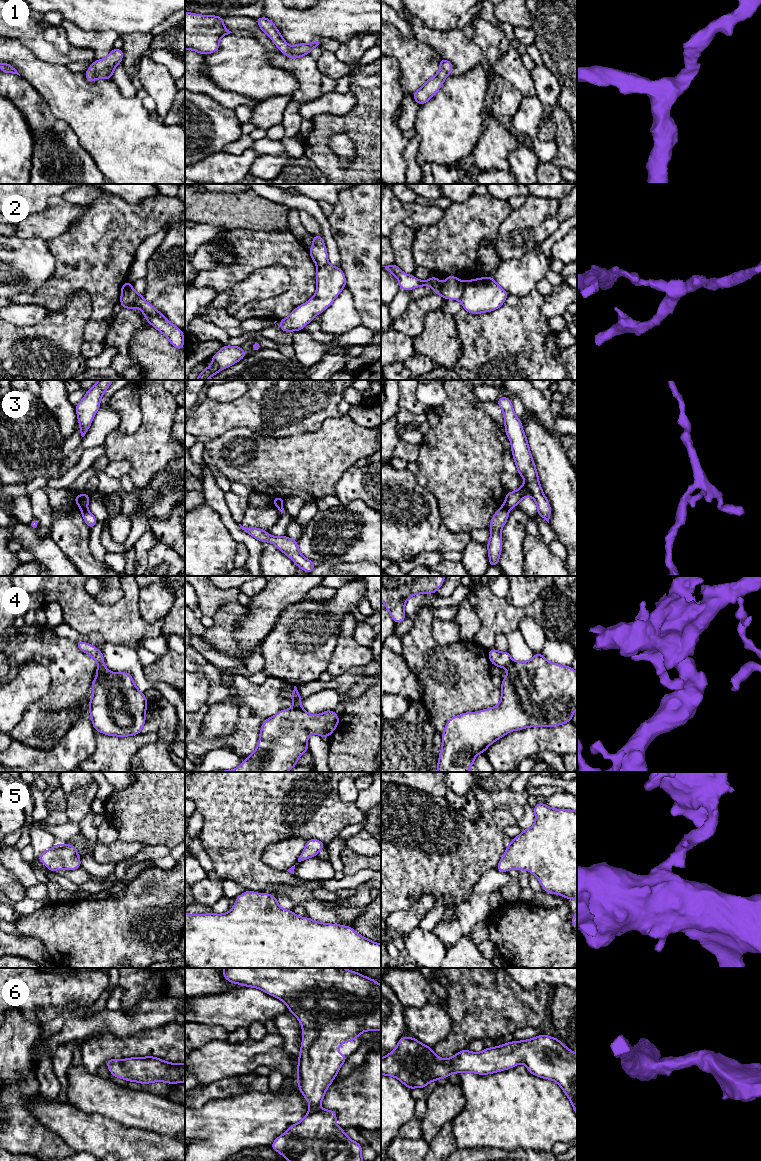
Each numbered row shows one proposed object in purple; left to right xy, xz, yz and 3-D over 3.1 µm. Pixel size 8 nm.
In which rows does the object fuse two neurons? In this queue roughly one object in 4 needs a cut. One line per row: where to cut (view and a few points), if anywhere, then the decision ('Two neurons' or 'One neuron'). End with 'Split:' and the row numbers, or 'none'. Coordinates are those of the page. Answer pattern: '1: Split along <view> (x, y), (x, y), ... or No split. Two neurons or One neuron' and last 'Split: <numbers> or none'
1: No split. One neuron
2: Split along yz (464, 282), (463, 294), (459, 299). Two neurons
3: Split along xy (81, 508), (86, 509). Two neurons
4: Split along yz (512, 660), (505, 666). Two neurons
5: No split. One neuron
6: No split. One neuron
Split: 2, 3, 4

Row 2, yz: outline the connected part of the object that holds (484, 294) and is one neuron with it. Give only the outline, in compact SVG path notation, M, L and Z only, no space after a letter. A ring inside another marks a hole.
M481 277L464 282L460 301L467 312L481 314L499 309L508 296L494 277Z

